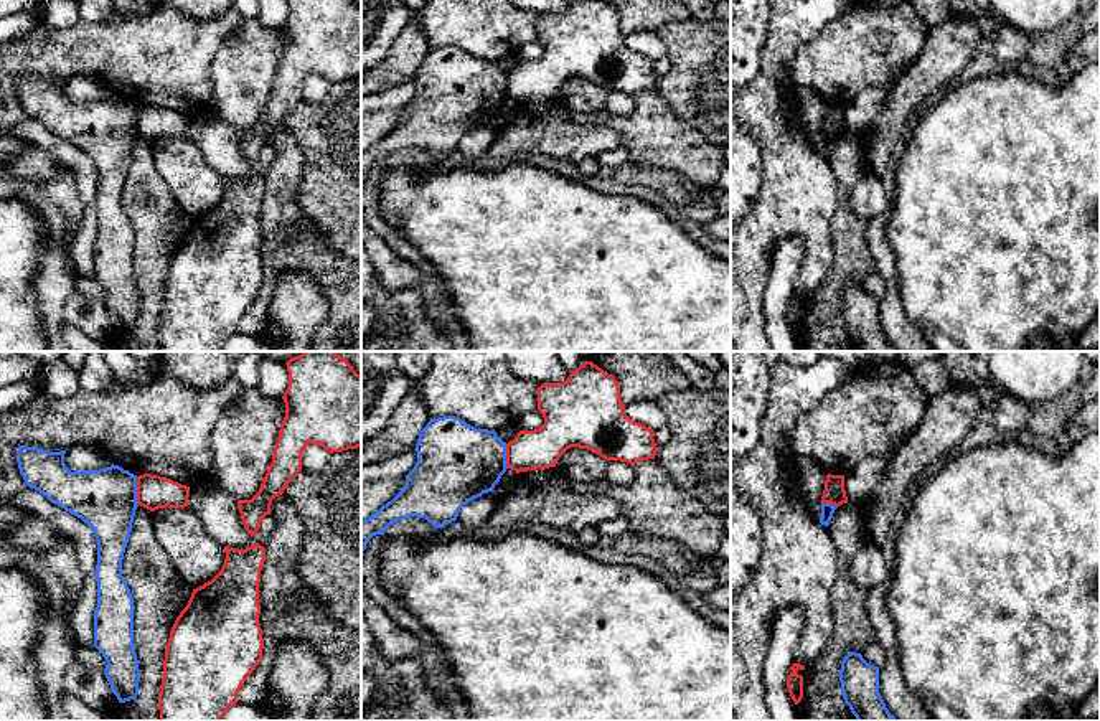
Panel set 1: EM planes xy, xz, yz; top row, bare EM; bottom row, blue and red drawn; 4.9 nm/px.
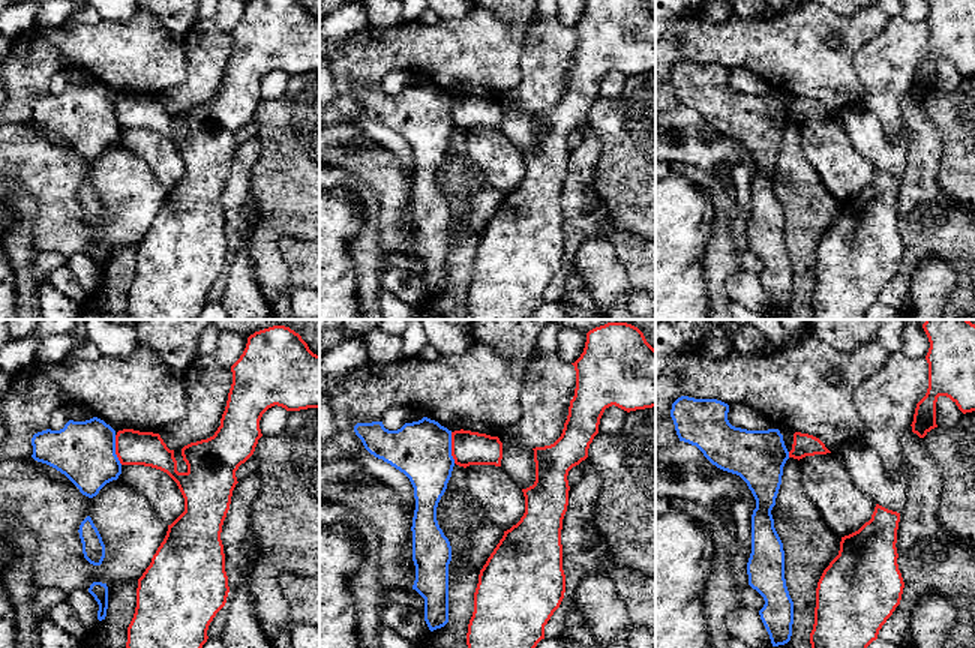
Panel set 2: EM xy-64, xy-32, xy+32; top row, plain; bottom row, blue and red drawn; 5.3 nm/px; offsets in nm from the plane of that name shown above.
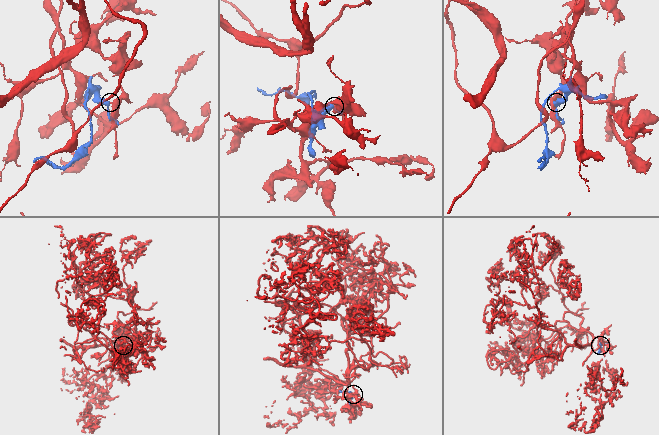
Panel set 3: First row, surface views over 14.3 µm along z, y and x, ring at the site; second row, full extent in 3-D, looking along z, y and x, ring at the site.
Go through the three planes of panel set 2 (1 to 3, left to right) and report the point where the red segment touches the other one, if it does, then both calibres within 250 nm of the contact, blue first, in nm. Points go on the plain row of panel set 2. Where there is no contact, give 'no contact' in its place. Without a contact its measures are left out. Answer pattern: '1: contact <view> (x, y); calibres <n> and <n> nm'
1: contact xy-64 (114, 114); calibres 320 and 190 nm
2: contact xy-32 (450, 111); calibres 320 and 180 nm
3: contact xy+32 (788, 119); calibres 280 and 120 nm

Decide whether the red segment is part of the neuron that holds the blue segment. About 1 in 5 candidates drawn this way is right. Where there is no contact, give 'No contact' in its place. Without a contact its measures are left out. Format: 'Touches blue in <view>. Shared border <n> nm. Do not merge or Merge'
Touches blue in xy. Shared border 140 nm. Do not merge

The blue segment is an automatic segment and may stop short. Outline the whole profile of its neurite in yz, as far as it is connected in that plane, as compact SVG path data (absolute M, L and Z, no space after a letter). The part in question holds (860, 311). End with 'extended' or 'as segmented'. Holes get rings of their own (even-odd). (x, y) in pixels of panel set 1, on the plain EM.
M849 282L839 300L844 333L858 351L897 351L879 323L879 299Z; as segmented

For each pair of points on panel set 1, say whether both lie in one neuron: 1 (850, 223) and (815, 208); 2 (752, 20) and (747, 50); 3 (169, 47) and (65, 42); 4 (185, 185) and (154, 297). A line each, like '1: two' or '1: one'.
1: two
2: one
3: one
4: two

